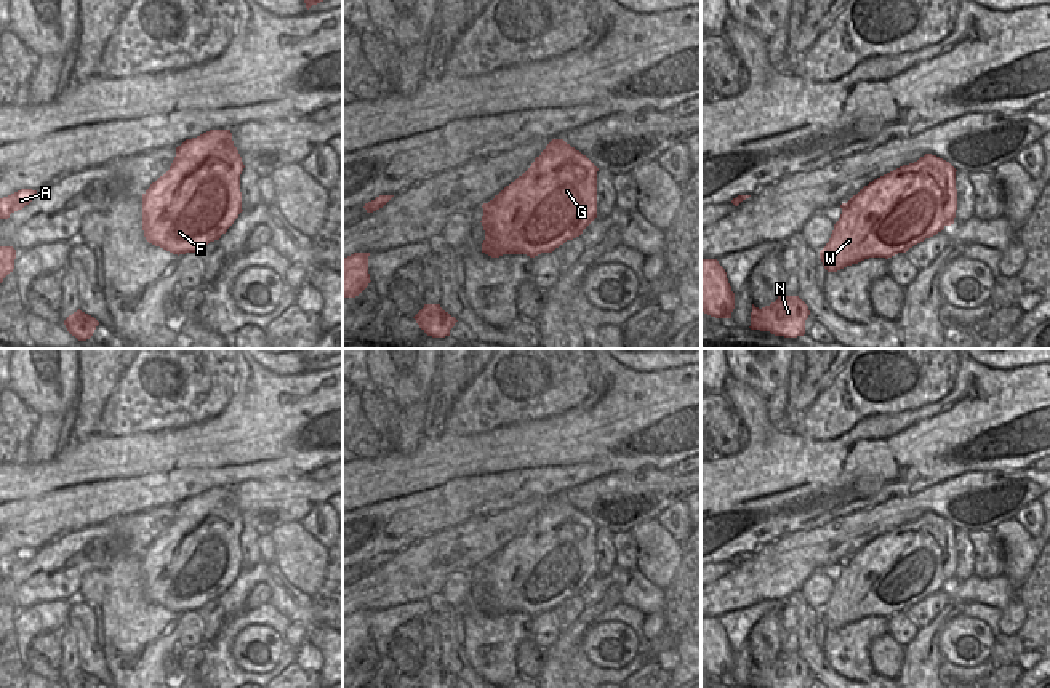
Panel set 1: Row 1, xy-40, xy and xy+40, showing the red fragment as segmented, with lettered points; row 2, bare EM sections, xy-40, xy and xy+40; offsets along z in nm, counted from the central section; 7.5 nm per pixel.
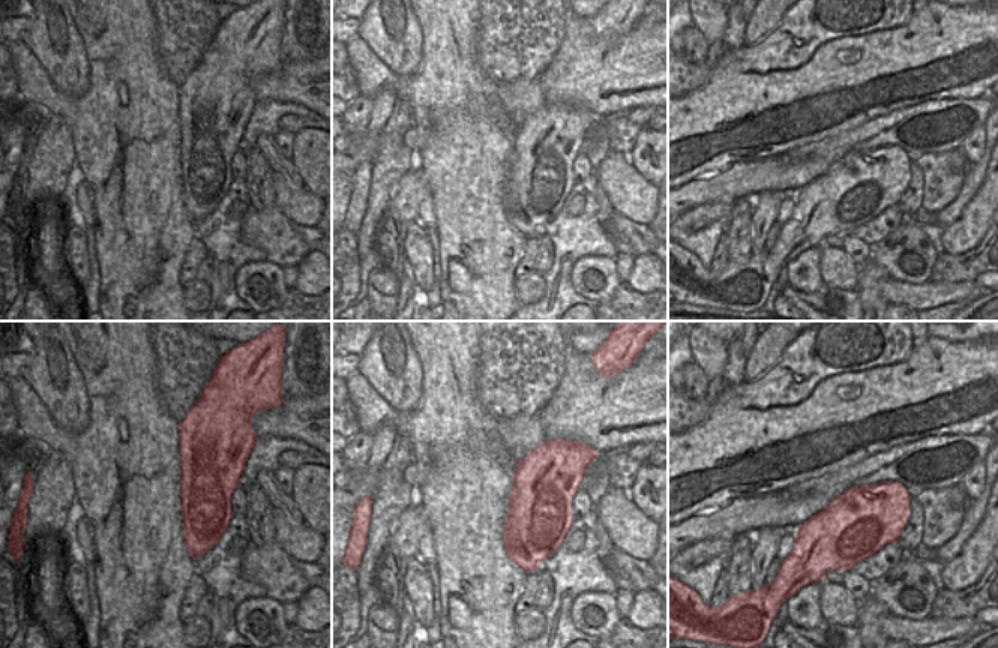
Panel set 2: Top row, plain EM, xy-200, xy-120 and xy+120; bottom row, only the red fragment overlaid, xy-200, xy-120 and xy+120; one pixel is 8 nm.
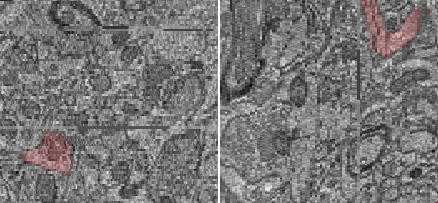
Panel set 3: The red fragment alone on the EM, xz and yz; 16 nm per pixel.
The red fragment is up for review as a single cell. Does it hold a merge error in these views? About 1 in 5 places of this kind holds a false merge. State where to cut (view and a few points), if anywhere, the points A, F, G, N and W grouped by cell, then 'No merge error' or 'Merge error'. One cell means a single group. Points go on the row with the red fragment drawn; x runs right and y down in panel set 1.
No split. Groups: A F G N W. No merge error.

